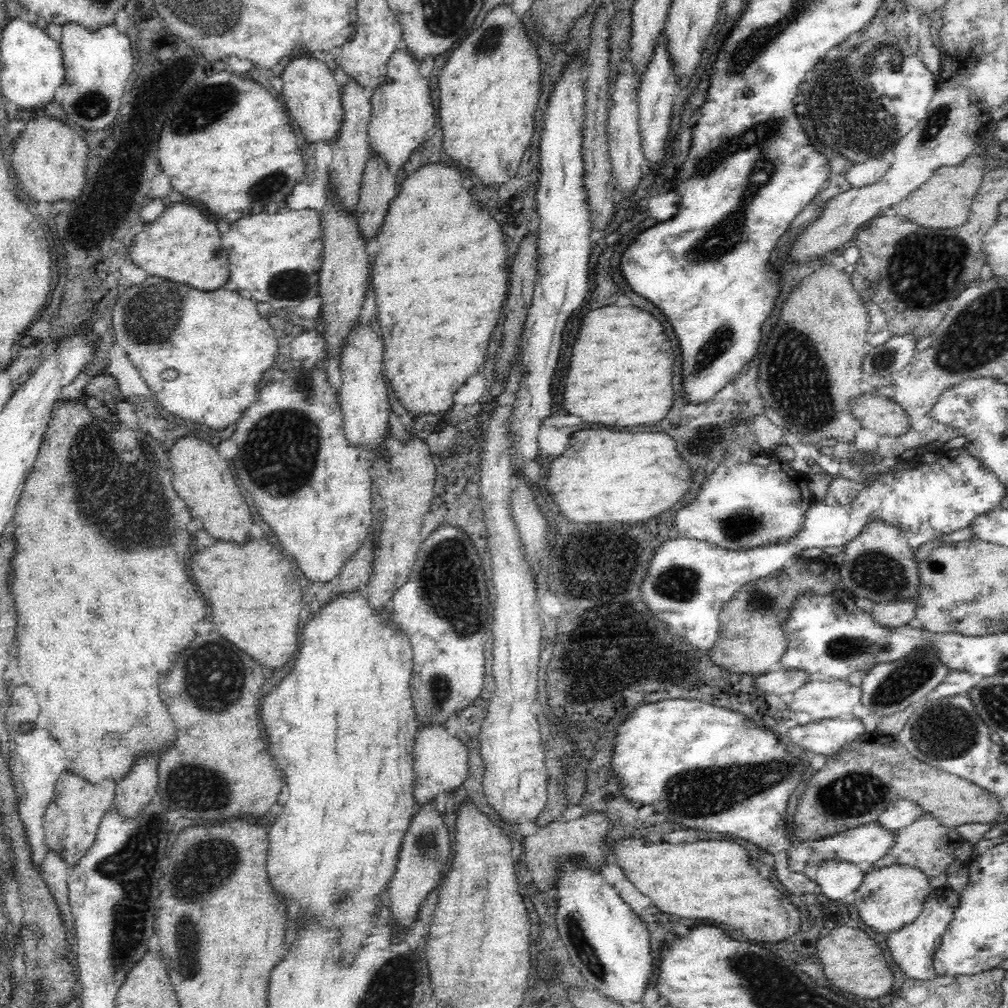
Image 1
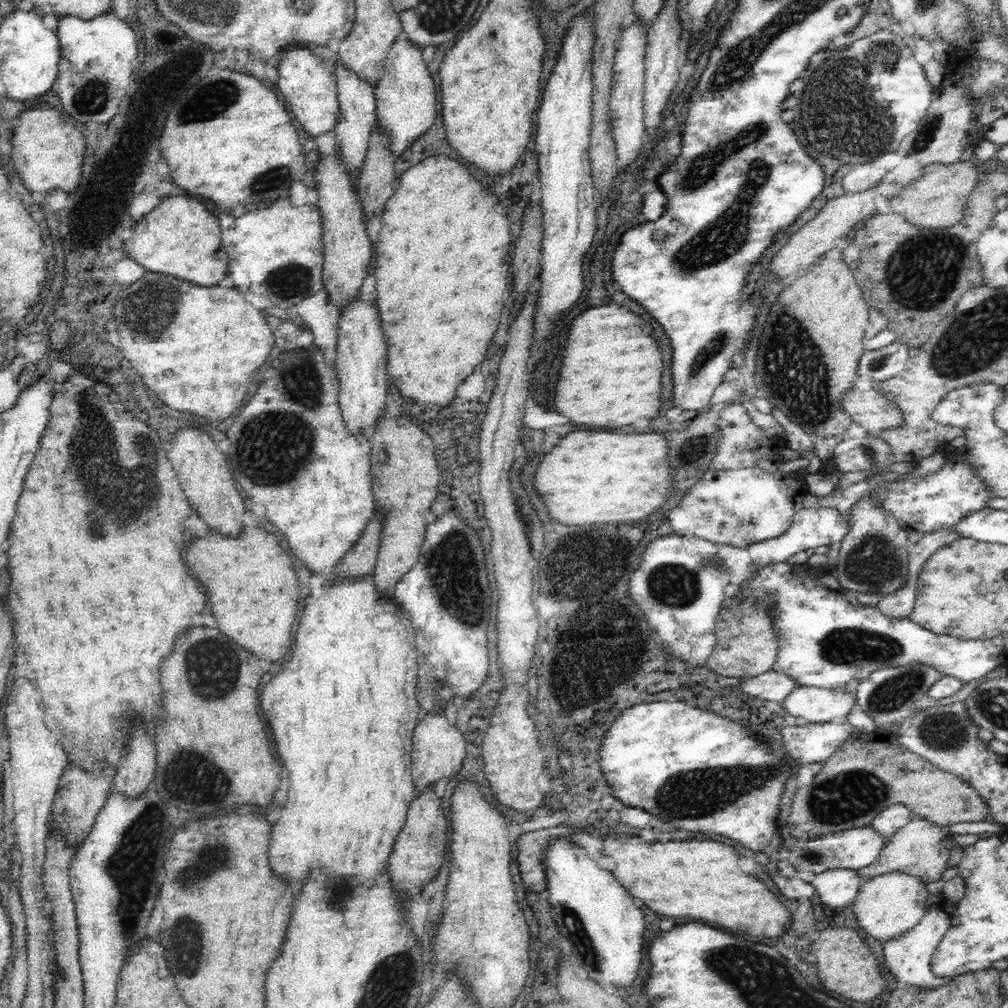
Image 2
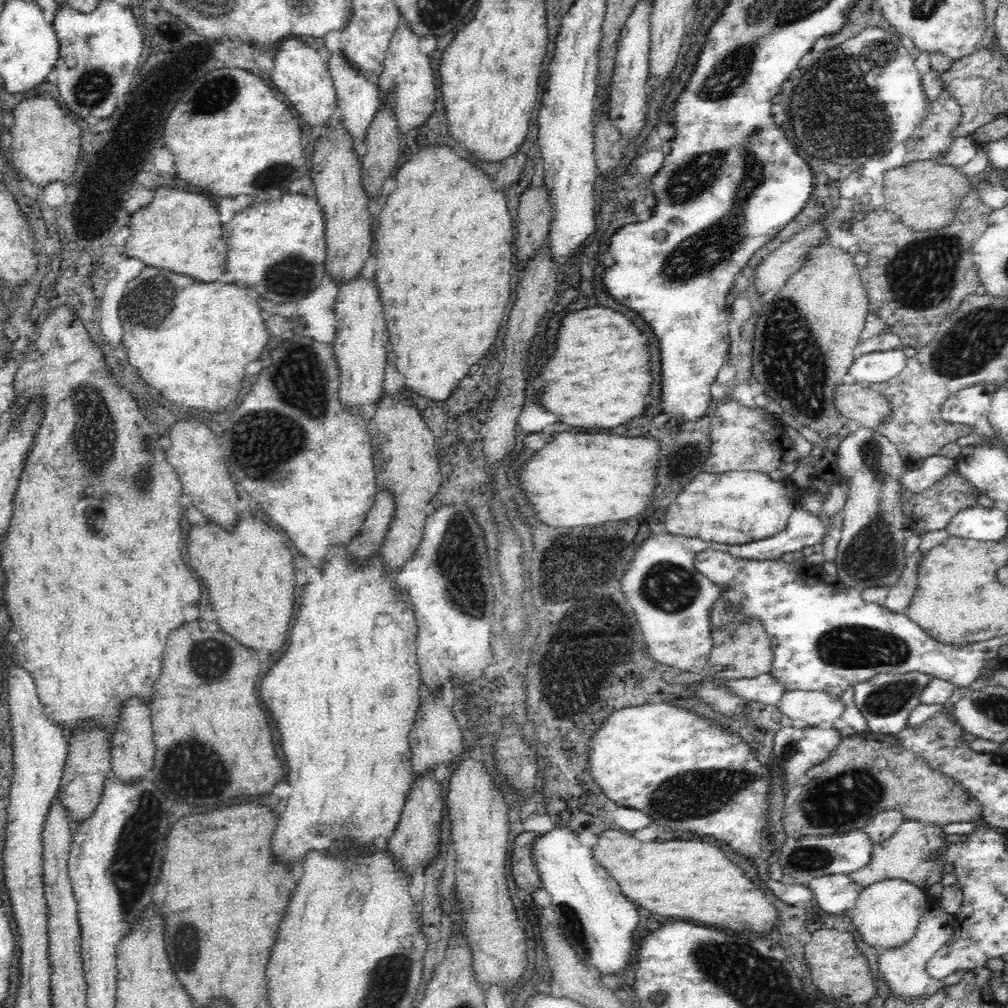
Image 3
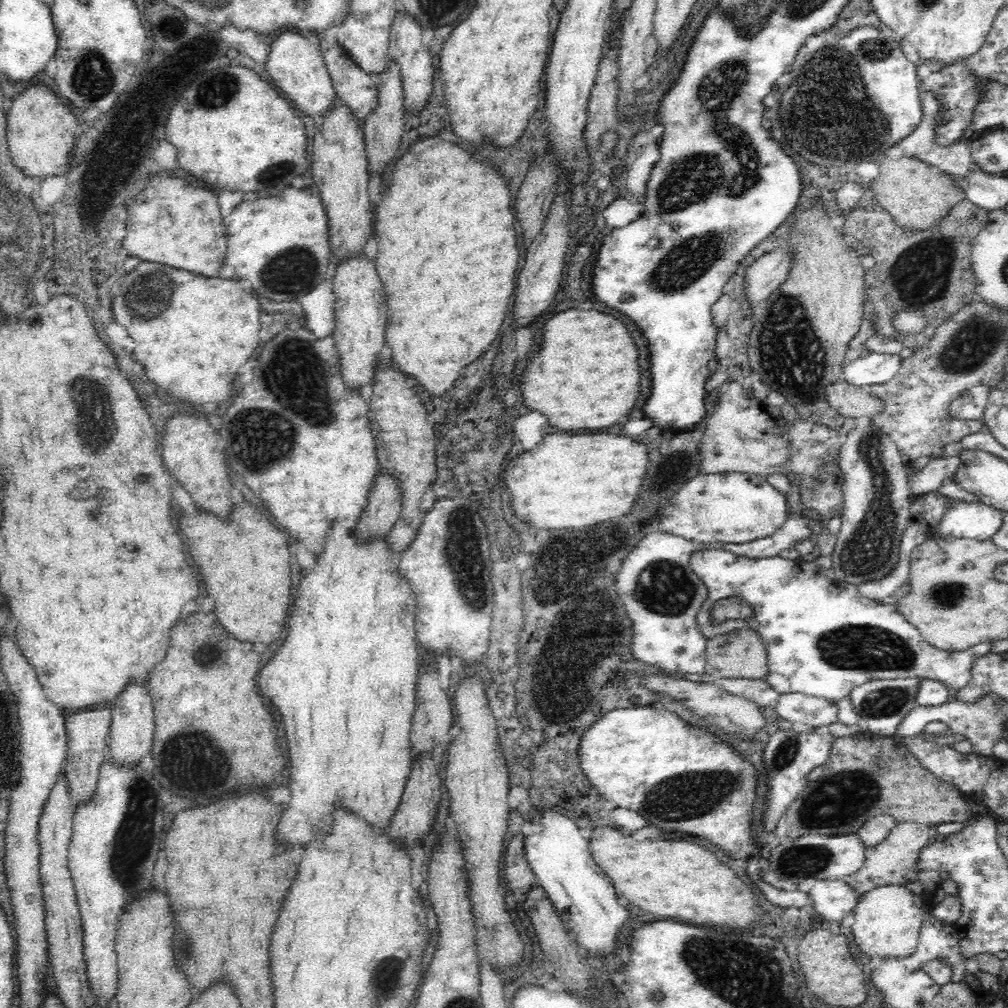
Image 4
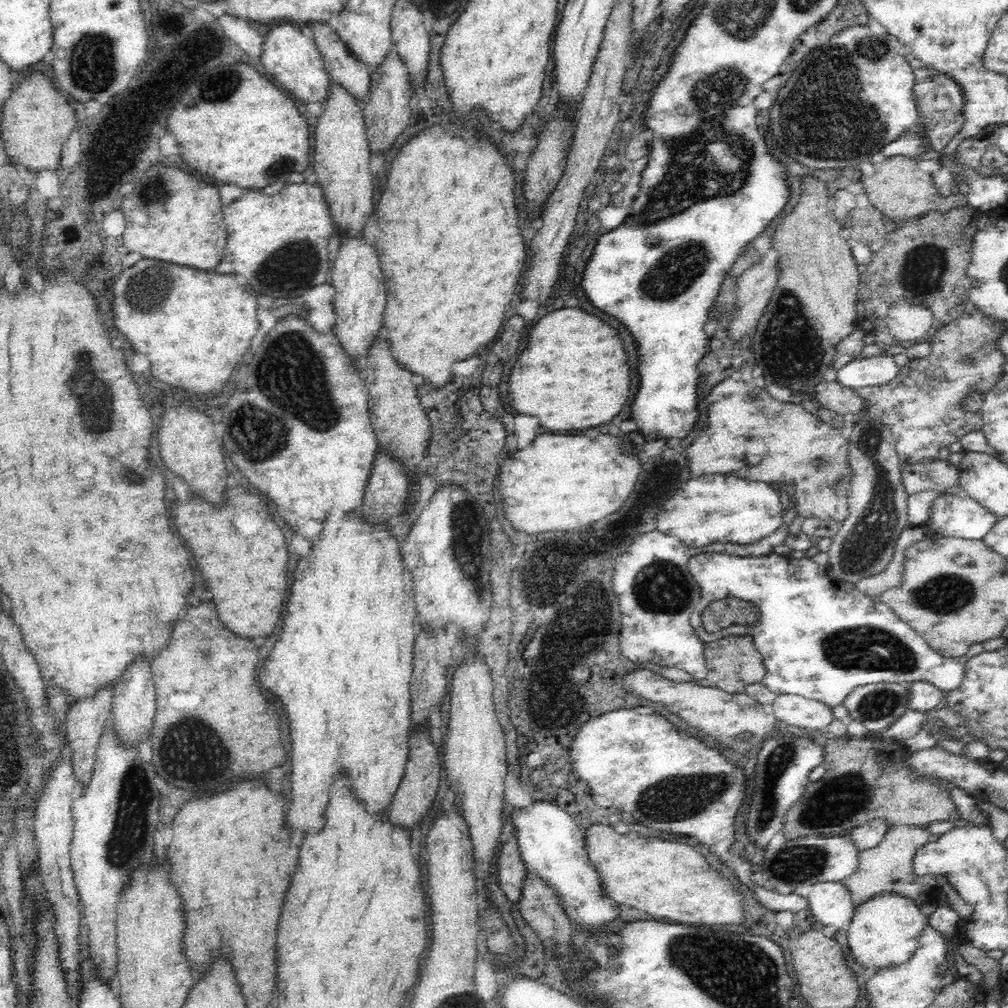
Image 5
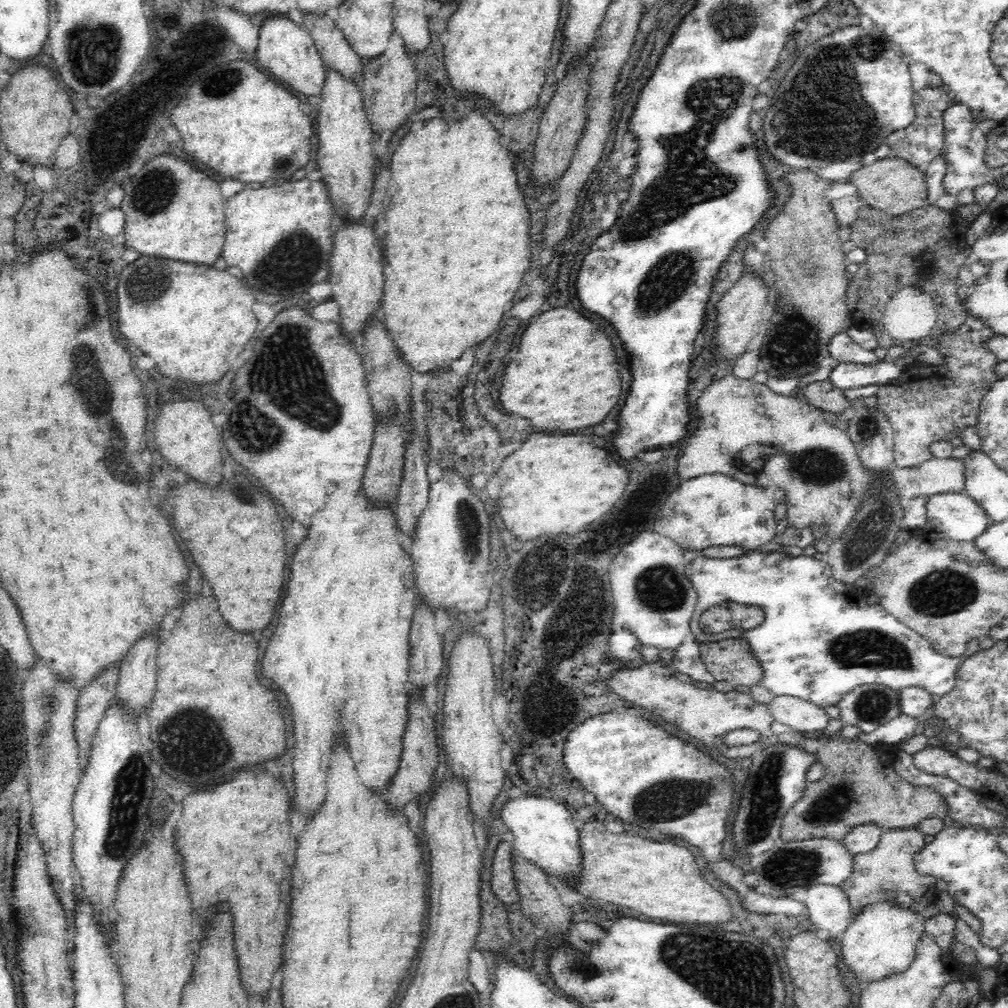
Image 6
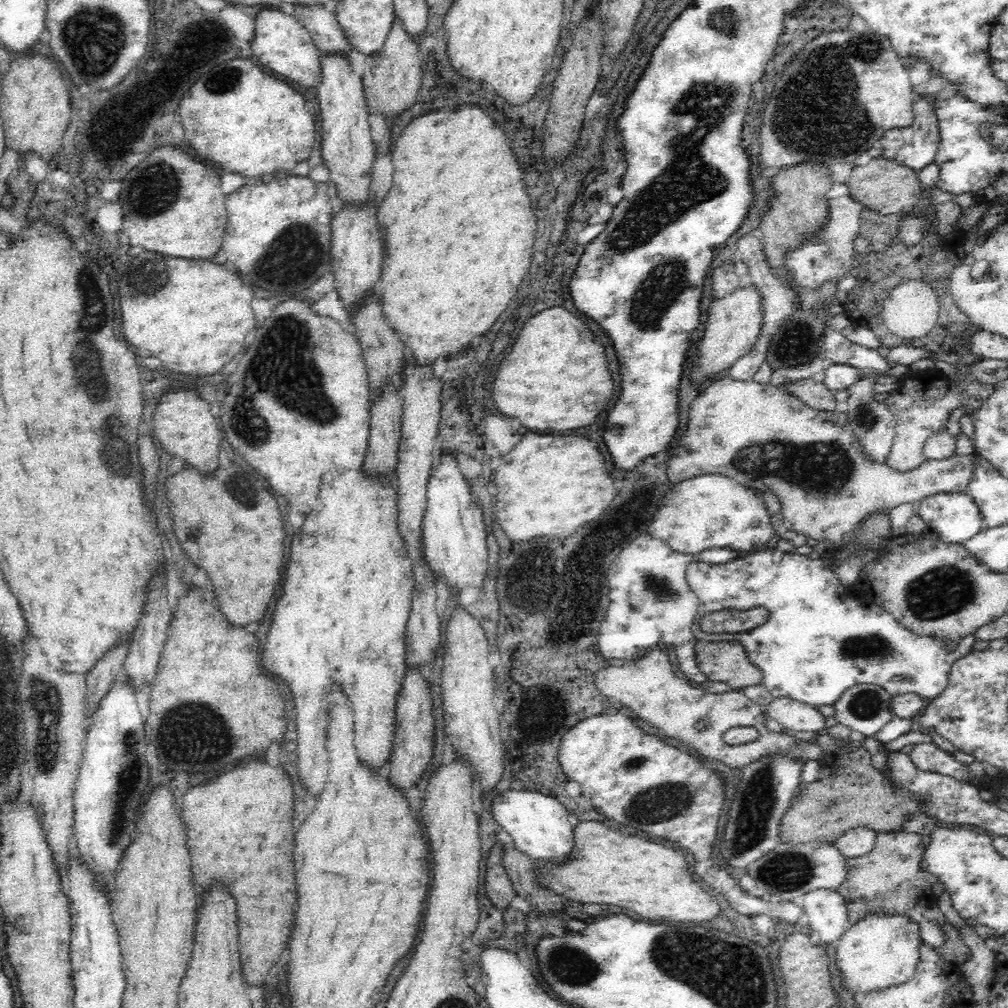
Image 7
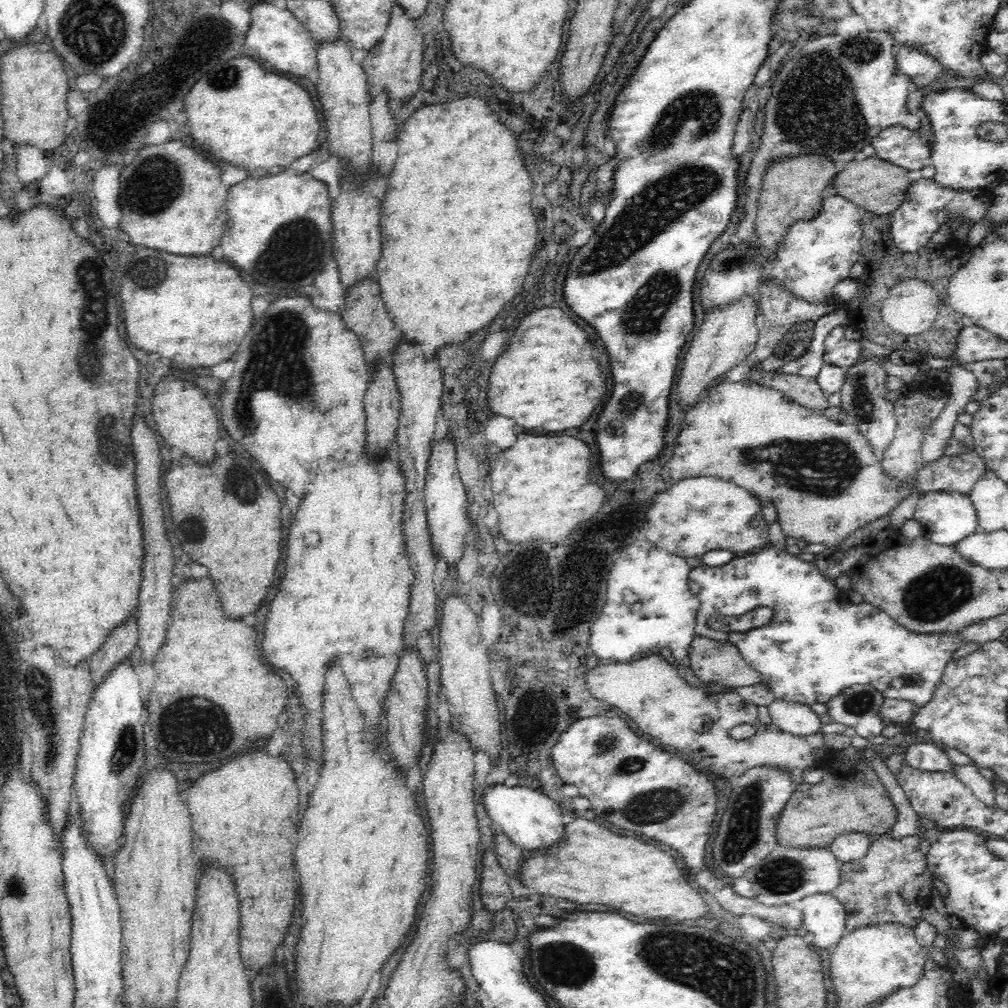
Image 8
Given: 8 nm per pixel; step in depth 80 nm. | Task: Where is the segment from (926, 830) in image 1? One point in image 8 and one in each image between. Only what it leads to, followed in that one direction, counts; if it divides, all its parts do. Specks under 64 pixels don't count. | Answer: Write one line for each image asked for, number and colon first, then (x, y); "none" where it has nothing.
2: (922, 847)
3: (914, 852)
4: (895, 860)
5: (889, 866)
6: (887, 872)
7: (888, 878)
8: (892, 883)

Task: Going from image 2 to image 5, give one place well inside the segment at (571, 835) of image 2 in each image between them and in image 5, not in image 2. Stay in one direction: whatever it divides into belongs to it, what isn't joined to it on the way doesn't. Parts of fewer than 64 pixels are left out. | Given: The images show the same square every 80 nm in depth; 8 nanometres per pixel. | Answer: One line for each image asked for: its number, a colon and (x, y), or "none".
3: (523, 867)
4: (520, 878)
5: (512, 871)

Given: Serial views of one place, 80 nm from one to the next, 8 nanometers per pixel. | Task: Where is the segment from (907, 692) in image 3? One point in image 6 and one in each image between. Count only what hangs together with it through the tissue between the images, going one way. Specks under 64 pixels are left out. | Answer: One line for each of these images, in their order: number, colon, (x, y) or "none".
4: (883, 704)
5: (877, 706)
6: (867, 706)

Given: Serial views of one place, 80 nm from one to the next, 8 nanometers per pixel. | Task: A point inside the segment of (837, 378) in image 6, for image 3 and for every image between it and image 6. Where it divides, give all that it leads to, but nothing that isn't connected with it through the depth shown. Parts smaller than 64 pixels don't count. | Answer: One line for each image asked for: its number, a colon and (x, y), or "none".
3: (880, 366)
4: (876, 368)
5: (877, 370)

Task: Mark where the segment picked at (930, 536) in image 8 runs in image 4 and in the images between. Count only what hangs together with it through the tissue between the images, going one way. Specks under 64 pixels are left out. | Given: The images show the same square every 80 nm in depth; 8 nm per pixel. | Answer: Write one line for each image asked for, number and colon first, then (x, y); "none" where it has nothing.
4: (973, 520)
5: (950, 515)
6: (957, 516)
7: (951, 517)

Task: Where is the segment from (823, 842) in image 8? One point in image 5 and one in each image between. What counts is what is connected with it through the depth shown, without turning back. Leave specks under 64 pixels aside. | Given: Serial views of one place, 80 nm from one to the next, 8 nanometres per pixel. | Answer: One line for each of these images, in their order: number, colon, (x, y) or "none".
5: (866, 778)
6: (860, 785)
7: (851, 792)

